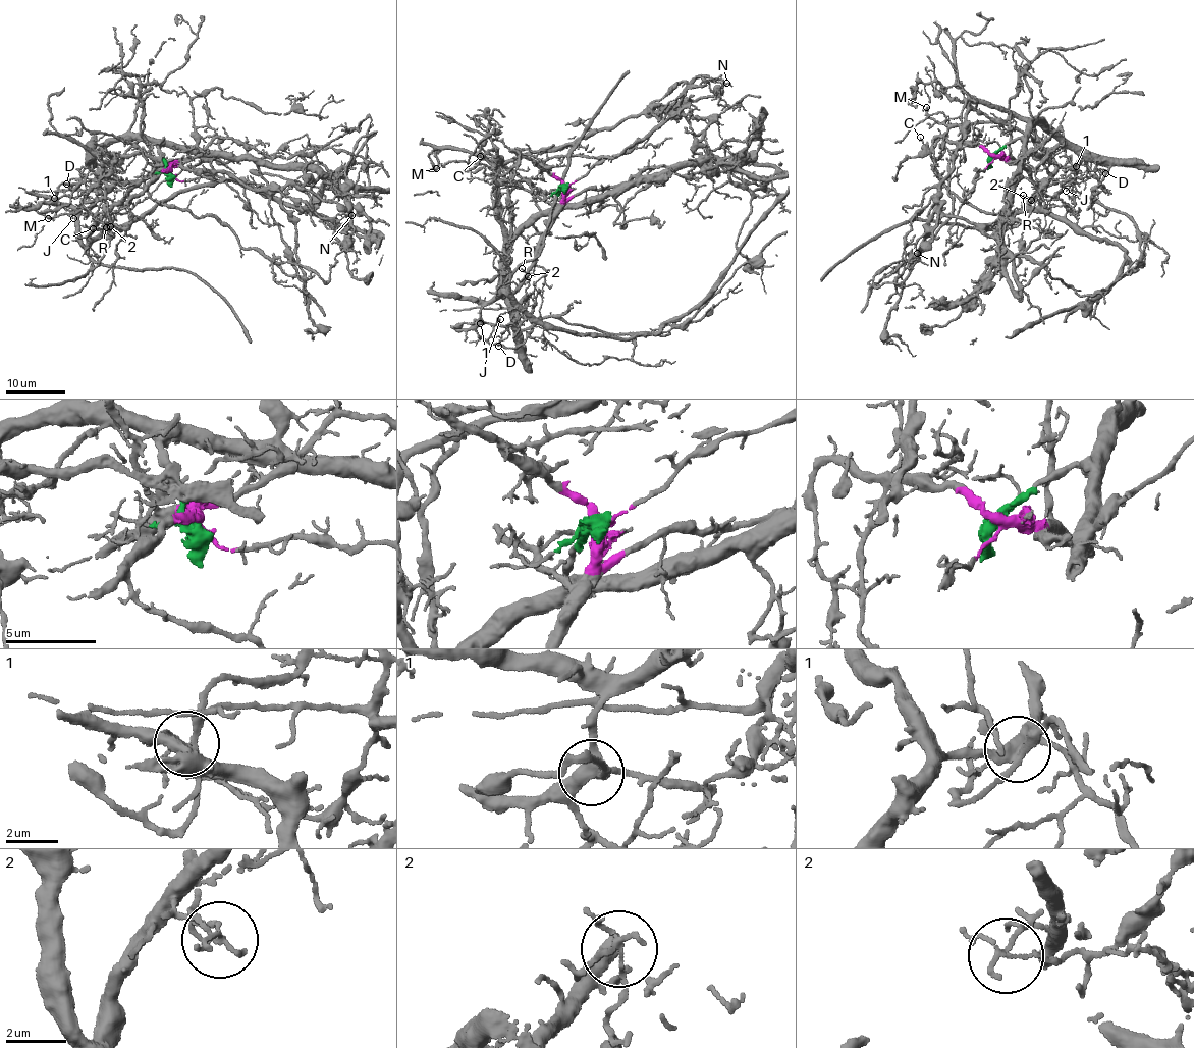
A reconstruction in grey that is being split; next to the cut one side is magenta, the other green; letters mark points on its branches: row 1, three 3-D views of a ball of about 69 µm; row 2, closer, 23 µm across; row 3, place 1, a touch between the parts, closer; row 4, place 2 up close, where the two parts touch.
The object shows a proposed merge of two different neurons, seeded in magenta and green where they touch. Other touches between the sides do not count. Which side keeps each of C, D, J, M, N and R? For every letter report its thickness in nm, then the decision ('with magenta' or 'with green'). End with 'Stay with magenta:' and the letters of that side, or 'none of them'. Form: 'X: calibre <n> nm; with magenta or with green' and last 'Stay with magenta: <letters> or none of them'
C: calibre 130 nm; with green
D: calibre 120 nm; with green
J: calibre 150 nm; with magenta
M: calibre 130 nm; with green
N: calibre 140 nm; with green
R: calibre 150 nm; with green
Stay with magenta: J

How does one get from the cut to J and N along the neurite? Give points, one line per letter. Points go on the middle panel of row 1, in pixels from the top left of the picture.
J: (563, 187), (525, 281), (513, 295), (502, 290), (481, 310), (476, 331), (488, 338), (500, 318)
N: (563, 187), (555, 203), (593, 200), (693, 160), (689, 118), (660, 100), (677, 84), (699, 77), (727, 83)

